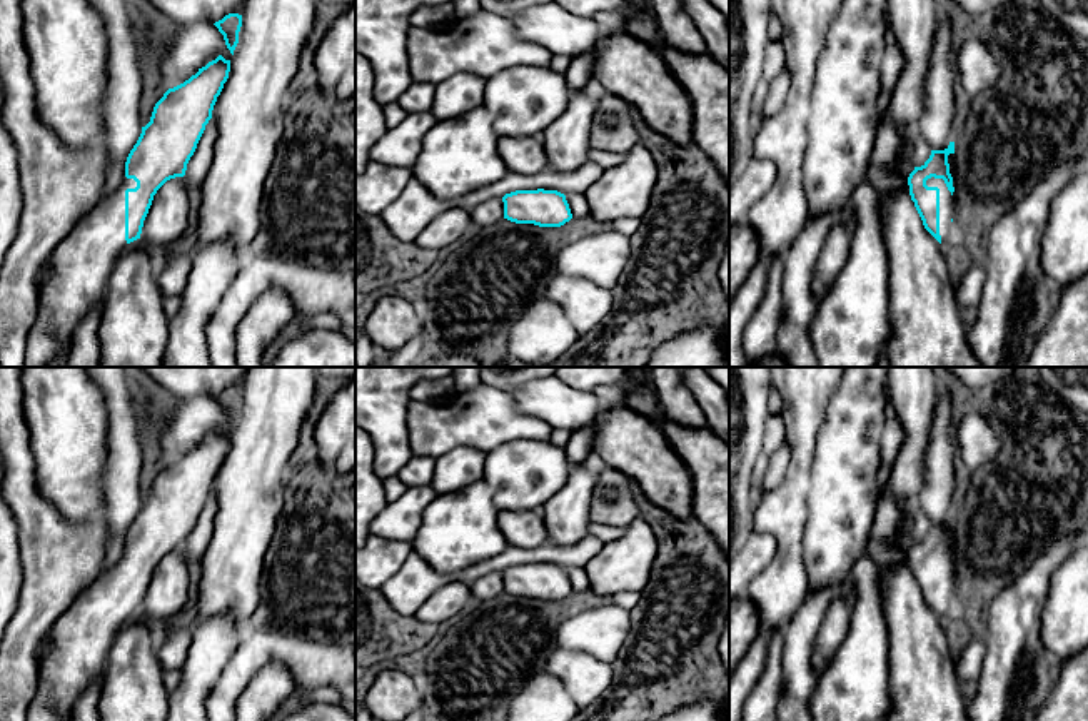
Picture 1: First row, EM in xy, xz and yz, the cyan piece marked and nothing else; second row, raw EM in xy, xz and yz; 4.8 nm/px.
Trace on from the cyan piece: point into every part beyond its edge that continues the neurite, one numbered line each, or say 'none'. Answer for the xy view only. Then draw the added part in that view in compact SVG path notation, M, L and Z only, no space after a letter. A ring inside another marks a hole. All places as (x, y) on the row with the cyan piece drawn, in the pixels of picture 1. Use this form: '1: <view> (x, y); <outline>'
1: xy (82, 264); M123 177L117 190L103 197L50 255L53 274L38 300L38 320L28 335L25 367L47 367L52 360L68 359L72 330L103 297L108 277L127 245L125 190L135 187L133 179Z

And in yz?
1: yz (946, 202); M931 177L926 180L926 185L939 189L939 235L941 244L944 244L955 219L955 199L943 179Z

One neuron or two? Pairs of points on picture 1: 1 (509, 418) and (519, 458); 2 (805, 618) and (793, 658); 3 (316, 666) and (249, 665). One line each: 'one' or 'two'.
1: two
2: one
3: one

